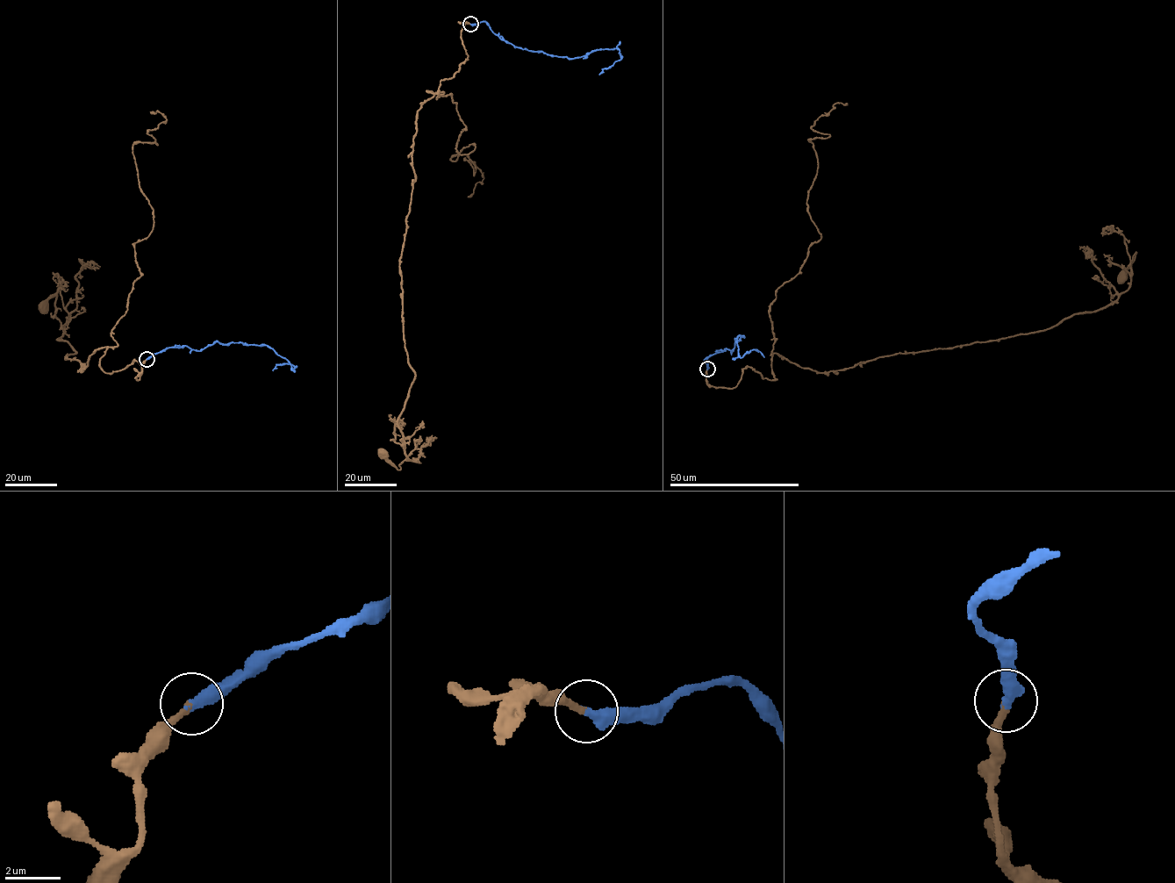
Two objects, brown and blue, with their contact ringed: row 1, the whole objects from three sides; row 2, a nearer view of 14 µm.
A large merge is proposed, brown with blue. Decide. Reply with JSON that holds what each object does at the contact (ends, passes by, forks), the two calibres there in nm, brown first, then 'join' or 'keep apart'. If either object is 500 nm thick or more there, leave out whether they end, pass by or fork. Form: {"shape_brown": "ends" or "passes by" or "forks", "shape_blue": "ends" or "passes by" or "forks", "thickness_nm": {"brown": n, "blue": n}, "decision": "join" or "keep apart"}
{"shape_brown": "ends", "shape_blue": "ends", "thickness_nm": {"brown": 240, "blue": 440}, "decision": "join"}

